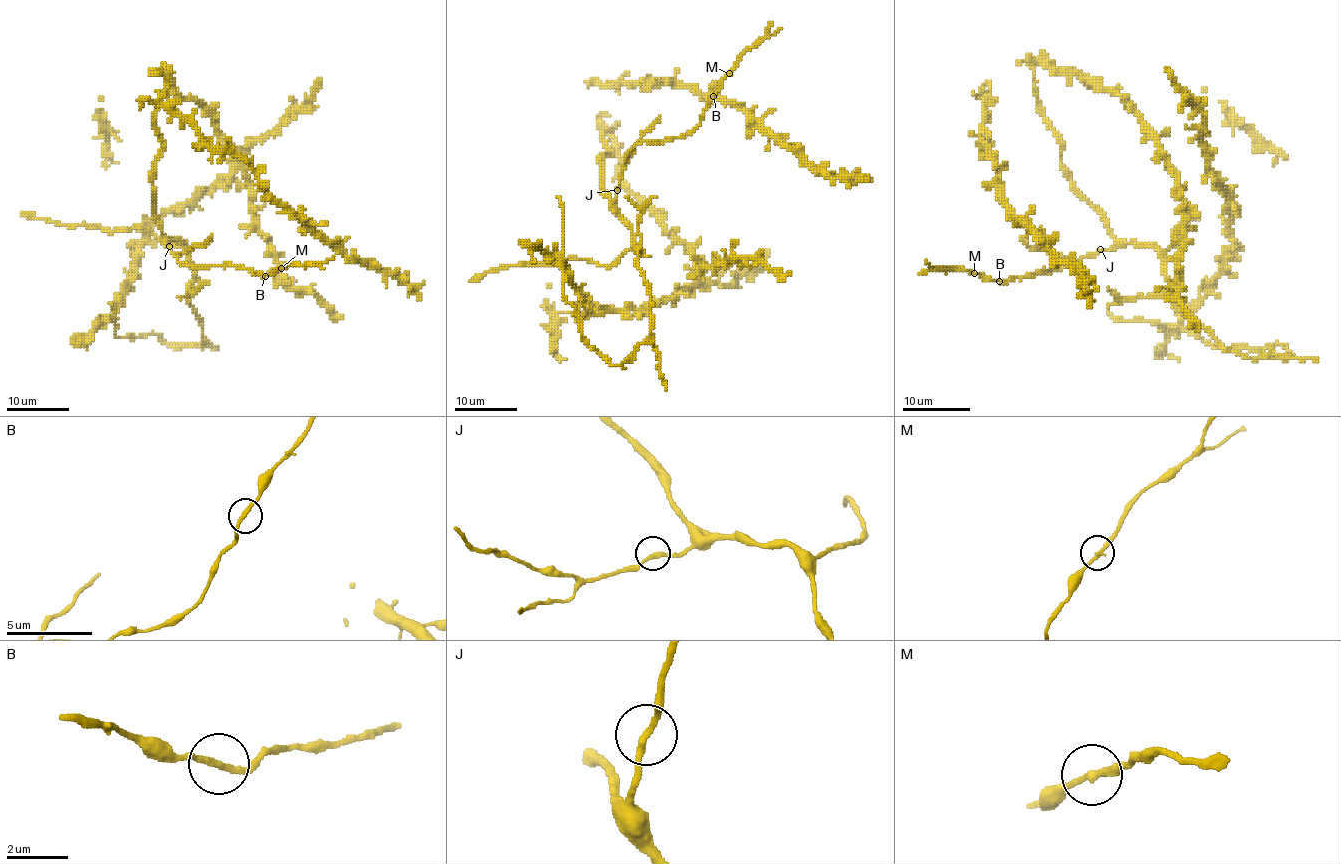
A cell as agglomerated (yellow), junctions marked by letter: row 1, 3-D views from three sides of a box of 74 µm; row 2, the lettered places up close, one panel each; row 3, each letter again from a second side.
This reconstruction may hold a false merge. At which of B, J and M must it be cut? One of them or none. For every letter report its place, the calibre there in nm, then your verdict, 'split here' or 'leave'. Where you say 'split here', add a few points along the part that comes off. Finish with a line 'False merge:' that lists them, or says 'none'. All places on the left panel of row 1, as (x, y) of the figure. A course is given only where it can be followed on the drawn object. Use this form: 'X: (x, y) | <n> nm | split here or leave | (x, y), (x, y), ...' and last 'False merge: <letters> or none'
B: (265, 276) | 200 nm | leave
J: (169, 246) | 200 nm | leave
M: (281, 268) | 200 nm | leave
False merge: none

